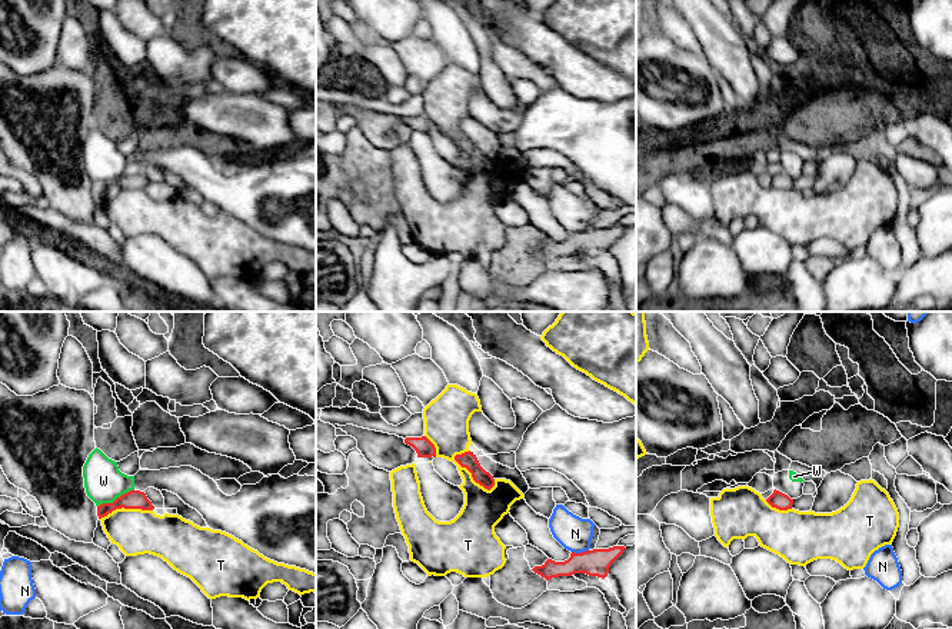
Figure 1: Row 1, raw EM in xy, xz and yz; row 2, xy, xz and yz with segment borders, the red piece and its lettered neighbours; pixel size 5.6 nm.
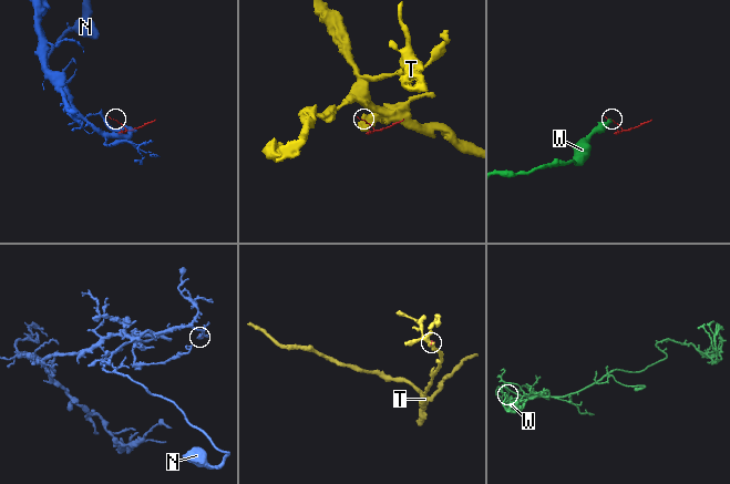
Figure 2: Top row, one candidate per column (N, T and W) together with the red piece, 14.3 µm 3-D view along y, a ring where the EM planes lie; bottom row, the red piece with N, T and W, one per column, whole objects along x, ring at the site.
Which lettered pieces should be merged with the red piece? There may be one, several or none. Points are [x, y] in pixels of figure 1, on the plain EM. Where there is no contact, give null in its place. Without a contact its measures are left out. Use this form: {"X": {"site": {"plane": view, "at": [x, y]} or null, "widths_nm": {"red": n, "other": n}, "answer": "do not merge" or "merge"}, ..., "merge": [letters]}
{"N": {"site": {"plane": "xz", "at": [579, 233]}, "widths_nm": {"red": 150, "other": 190}, "answer": "do not merge"}, "T": {"site": {"plane": "xz", "at": [472, 156]}, "widths_nm": {"red": 90, "other": 220}, "answer": "do not merge"}, "W": {"site": {"plane": "xy", "at": [116, 179]}, "widths_nm": {"red": 110, "other": 220}, "answer": "do not merge"}, "merge": []}

